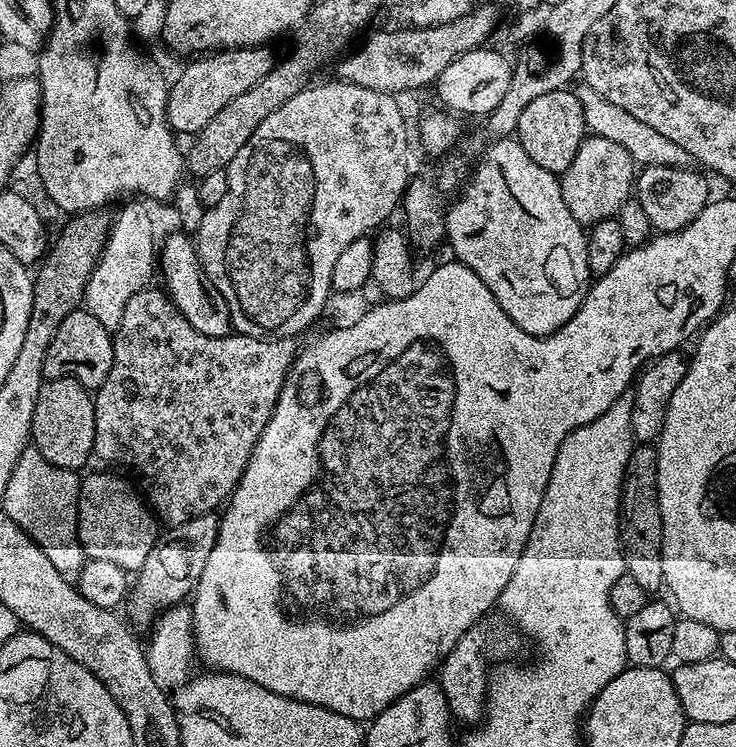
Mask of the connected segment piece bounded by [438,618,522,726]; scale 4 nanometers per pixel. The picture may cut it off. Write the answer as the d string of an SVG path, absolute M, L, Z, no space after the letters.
M485 619L483 622L475 624L470 630L466 630L466 634L462 634L462 638L458 638L454 650L450 650L450 654L446 654L446 658L441 660L438 665L438 673L440 672L438 683L446 694L448 711L457 721L465 720L468 726L475 725L486 712L490 679L488 663L491 660L504 662L515 657L512 655L519 650L520 640L522 641L521 633L514 630L511 623L505 622L503 619L500 619L501 621L492 619Z

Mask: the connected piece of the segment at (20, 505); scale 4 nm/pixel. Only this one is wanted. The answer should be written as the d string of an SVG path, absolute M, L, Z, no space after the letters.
M34 446L25 448L14 466L14 474L10 474L10 482L2 494L2 510L18 527L23 528L40 549L54 562L54 570L63 576L76 578L84 568L86 557L84 547L76 536L76 500L80 497L80 480L75 471L59 468L42 458L42 454Z

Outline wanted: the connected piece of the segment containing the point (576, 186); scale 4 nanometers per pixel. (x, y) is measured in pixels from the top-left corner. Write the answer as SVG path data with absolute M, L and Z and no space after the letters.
M591 134L585 135L574 162L559 173L558 179L562 198L580 224L591 226L619 217L622 206L634 192L634 181L638 175L638 165L632 156L618 142Z

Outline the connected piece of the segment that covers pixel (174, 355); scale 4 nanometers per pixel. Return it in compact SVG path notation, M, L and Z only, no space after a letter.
M149 286L143 288L138 294L134 294L134 298L130 298L130 302L126 302L126 310L122 313L122 322L114 330L110 374L106 374L106 382L102 382L102 386L95 389L94 392L96 402L94 406L94 426L96 427L94 452L97 457L100 455L108 463L105 465L116 466L112 464L121 464L122 467L129 468L140 479L141 485L139 484L139 487L146 493L147 503L153 513L163 523L165 520L165 525L175 526L204 516L207 512L216 512L231 497L237 482L240 481L246 470L248 460L252 457L252 451L262 434L262 430L266 430L266 422L270 422L270 418L274 414L274 406L280 397L284 380L292 368L292 363L296 360L298 344L291 336L265 338L262 336L241 336L239 334L229 334L227 336L202 334L202 330L198 330L190 322L186 322L186 318L182 316L178 306L174 306L174 302L167 291L157 288Z

